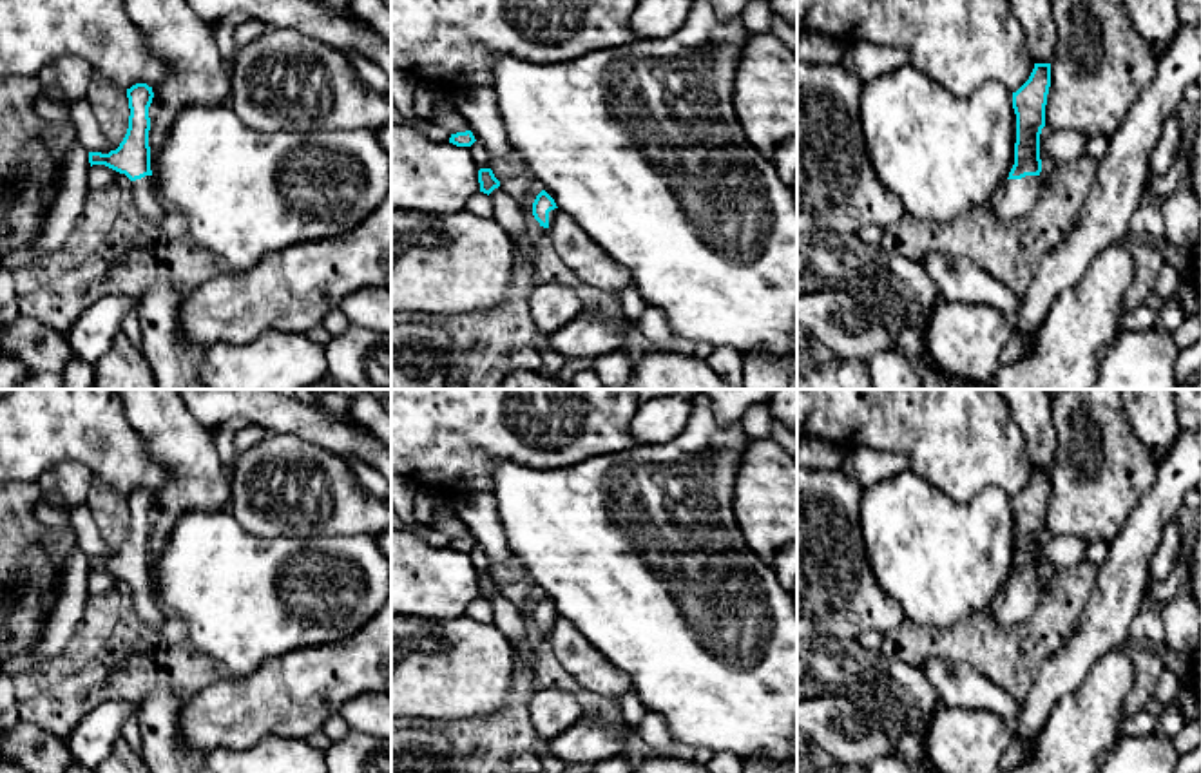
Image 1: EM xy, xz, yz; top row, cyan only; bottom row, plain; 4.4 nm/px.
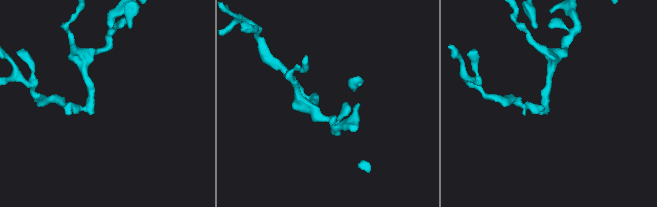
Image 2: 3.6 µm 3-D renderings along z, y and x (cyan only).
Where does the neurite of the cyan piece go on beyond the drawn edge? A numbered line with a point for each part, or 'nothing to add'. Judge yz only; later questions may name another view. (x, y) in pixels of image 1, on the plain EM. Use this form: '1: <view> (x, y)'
1: yz (1017, 603)

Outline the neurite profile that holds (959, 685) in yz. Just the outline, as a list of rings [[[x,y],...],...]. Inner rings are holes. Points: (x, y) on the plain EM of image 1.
[[[929,659],[922,666],[944,706],[984,710],[1014,724],[1020,702],[969,664]]]

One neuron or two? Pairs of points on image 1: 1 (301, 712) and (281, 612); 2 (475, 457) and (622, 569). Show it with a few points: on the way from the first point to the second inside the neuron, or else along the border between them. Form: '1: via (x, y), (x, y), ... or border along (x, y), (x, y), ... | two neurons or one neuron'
1: border along (330, 643), (270, 656), (252, 672) | two neurons
2: border along (535, 469), (497, 462), (491, 493) | two neurons

